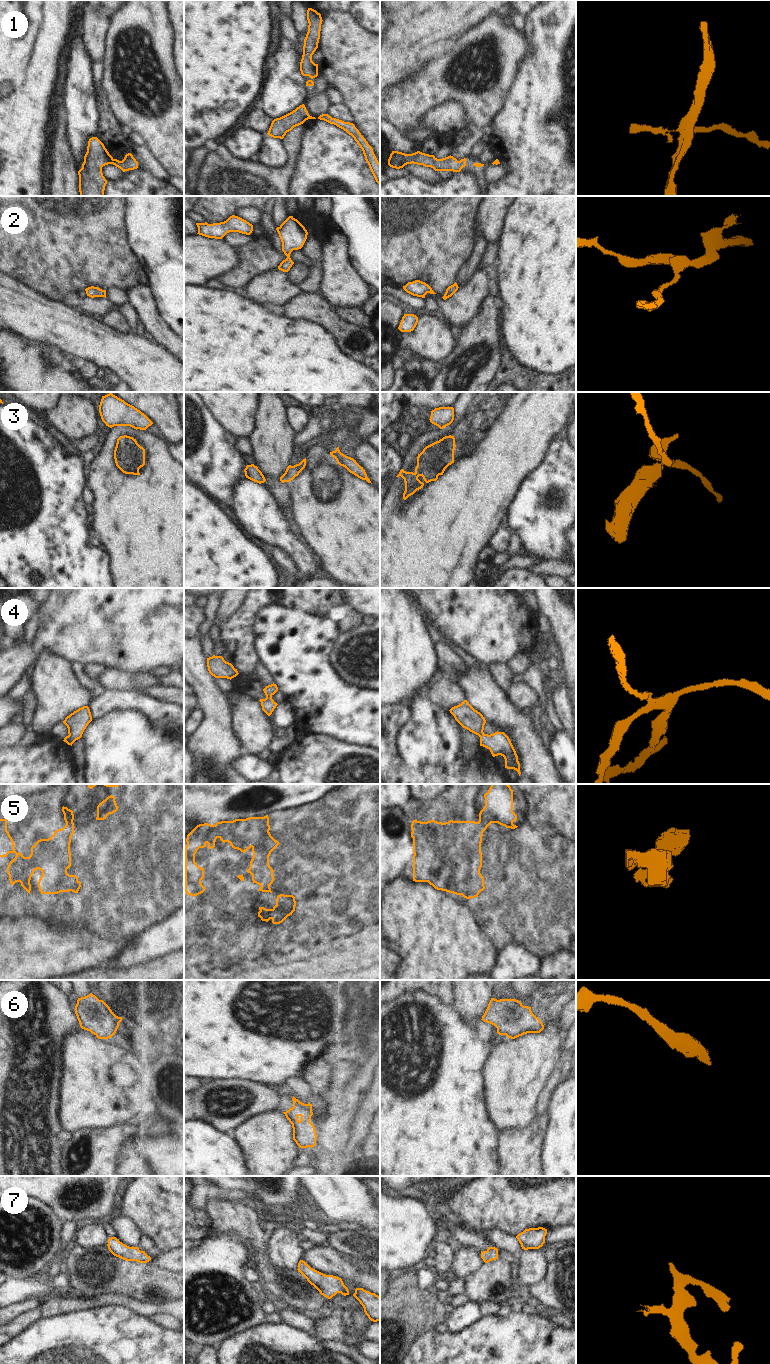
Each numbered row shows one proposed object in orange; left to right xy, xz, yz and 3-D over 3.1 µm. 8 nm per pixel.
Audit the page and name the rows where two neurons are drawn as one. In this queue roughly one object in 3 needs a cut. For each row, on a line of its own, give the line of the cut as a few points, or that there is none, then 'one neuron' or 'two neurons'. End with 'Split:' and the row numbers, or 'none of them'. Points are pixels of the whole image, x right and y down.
1: cut none; one neuron
2: cut none; one neuron
3: cut xz (331, 452), (334, 457); two neurons
4: cut none; one neuron
5: cut yz (478, 821), (483, 831); two neurons
6: cut none; one neuron
7: cut none; one neuron
Split: 3, 5

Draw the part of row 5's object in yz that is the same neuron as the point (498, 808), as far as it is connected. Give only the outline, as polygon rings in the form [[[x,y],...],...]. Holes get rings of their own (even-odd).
[[[491,784],[484,798],[485,806],[479,813],[483,831],[491,823],[511,829],[518,827],[513,824],[517,820],[517,815],[513,812],[513,790],[509,784]]]

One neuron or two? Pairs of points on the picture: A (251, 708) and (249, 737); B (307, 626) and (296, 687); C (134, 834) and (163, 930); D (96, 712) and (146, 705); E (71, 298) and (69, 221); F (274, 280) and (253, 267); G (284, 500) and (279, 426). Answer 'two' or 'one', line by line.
A: one
B: one
C: two
D: one
E: two
F: two
G: one

